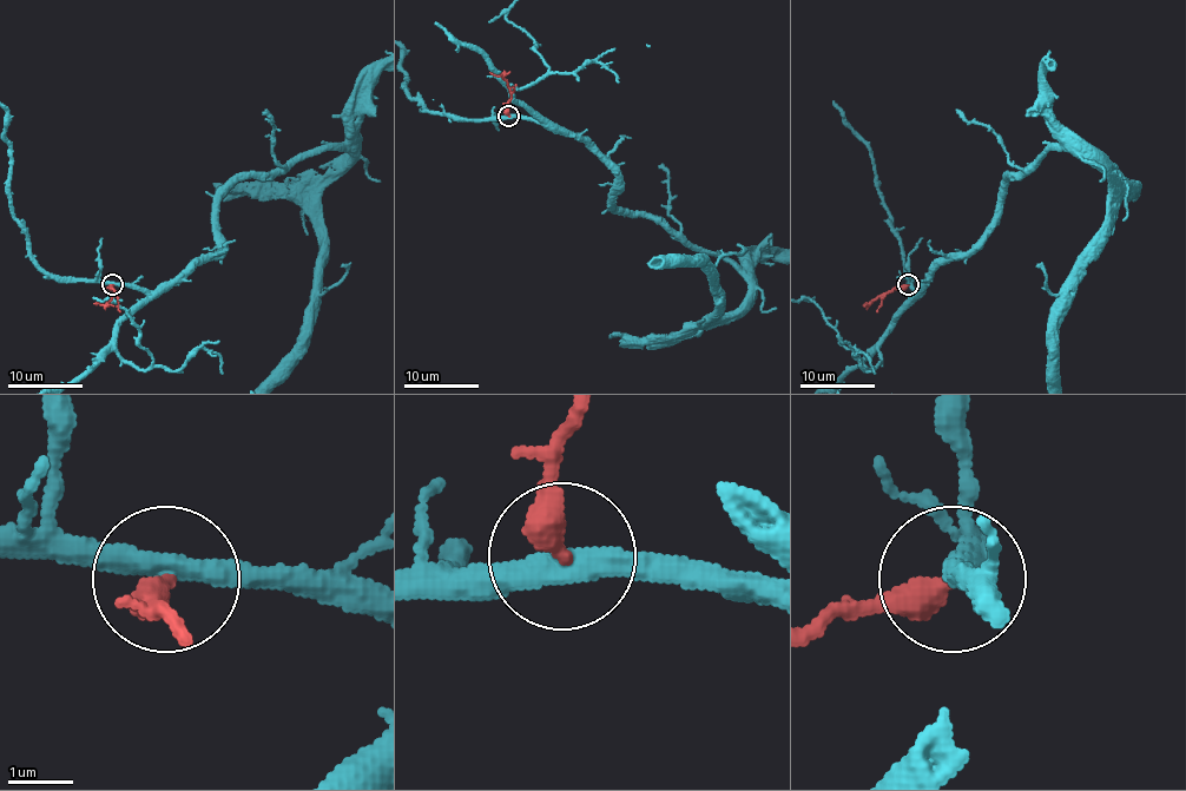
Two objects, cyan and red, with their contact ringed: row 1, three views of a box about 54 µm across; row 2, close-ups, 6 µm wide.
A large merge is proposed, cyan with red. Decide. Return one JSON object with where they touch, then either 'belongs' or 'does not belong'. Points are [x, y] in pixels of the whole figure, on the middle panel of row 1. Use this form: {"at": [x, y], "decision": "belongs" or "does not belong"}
{"at": [508, 116], "decision": "does not belong"}

